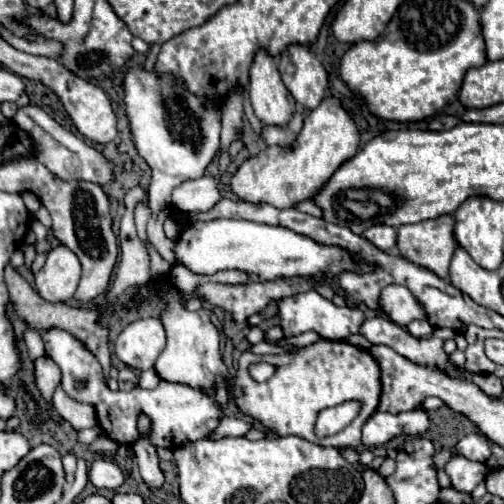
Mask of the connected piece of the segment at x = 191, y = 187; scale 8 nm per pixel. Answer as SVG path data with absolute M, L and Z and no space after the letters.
M213 176L187 180L173 190L173 208L177 212L185 214L207 212L217 202L219 202L219 190L217 190L217 180Z

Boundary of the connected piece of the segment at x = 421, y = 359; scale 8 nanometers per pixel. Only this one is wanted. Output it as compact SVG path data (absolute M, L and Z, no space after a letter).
M377 314L377 316L365 320L365 324L361 326L361 334L363 334L371 344L385 344L385 346L393 348L395 352L399 352L401 356L405 356L407 360L411 360L411 362L415 362L415 364L433 366L433 368L437 368L437 370L441 370L441 372L445 372L445 374L449 374L449 376L457 376L457 378L465 376L465 370L461 370L459 366L455 366L455 364L449 360L449 354L445 354L445 350L443 350L443 342L445 342L447 338L455 338L455 332L449 332L449 328L437 328L429 338L415 338L415 336L411 336L405 328L397 326L395 322L391 322L387 316Z

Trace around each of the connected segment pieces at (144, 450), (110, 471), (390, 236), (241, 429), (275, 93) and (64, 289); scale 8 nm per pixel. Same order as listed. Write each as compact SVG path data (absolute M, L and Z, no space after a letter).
M141 414L139 416L139 422L137 422L137 428L141 432L141 436L133 442L133 452L137 456L137 462L139 462L139 472L145 480L145 484L149 488L161 488L163 486L163 472L159 468L159 454L157 454L157 448L153 446L151 438L149 438L149 432L151 432L151 420L147 414Z
M95 460L91 466L91 482L97 488L107 488L115 490L123 484L123 472L113 460Z
M375 224L375 226L367 228L367 230L363 232L363 236L365 236L371 244L375 244L377 248L381 248L381 250L385 250L385 252L395 246L395 238L397 238L395 230L393 230L391 226L385 226L385 224Z
M223 418L219 422L219 426L215 428L215 432L211 434L213 440L219 440L219 438L233 438L233 436L243 436L247 430L251 428L251 424L247 424L245 420L239 420L239 418Z
M263 50L255 54L249 72L249 96L251 96L255 116L265 126L289 124L295 112L295 100L279 76L277 60Z
M65 246L47 254L45 266L35 274L35 288L47 302L67 302L73 298L81 276L81 264Z

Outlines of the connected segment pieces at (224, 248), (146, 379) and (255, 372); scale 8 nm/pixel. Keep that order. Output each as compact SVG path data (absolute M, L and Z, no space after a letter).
M211 220L211 222L189 224L185 228L183 236L179 236L179 240L175 242L173 252L175 252L175 258L179 264L183 264L185 268L189 268L195 274L207 274L207 276L211 276L219 270L227 270L227 268L255 274L261 280L273 280L273 278L281 278L281 276L285 276L285 278L323 276L323 274L339 276L343 270L369 270L365 264L355 264L353 256L349 256L341 248L317 244L311 238L295 234L293 230L287 230L283 226L267 226L267 224L257 224L257 222L249 222L249 220Z
M153 368L139 374L139 386L141 388L155 388L157 384L159 384L159 376L157 376L157 372Z
M259 362L259 364L253 364L249 368L251 376L257 380L257 382L263 382L263 380L269 380L273 374L275 374L275 366L273 364L267 364L267 362Z

